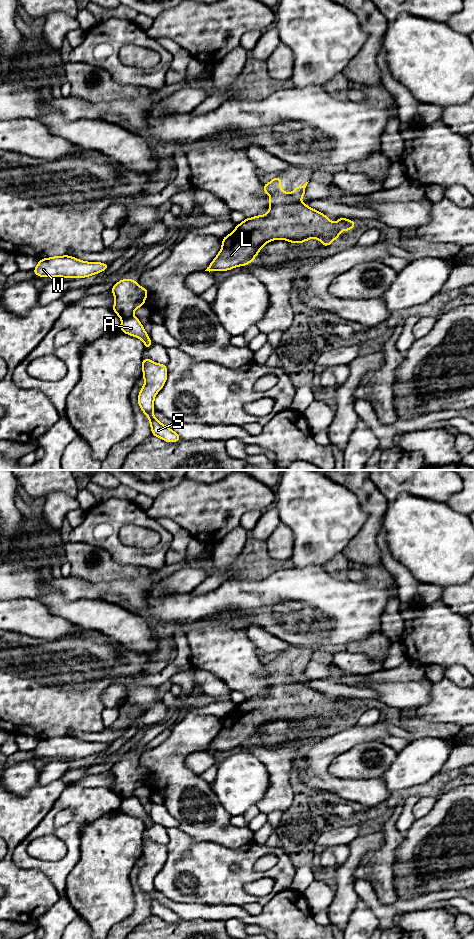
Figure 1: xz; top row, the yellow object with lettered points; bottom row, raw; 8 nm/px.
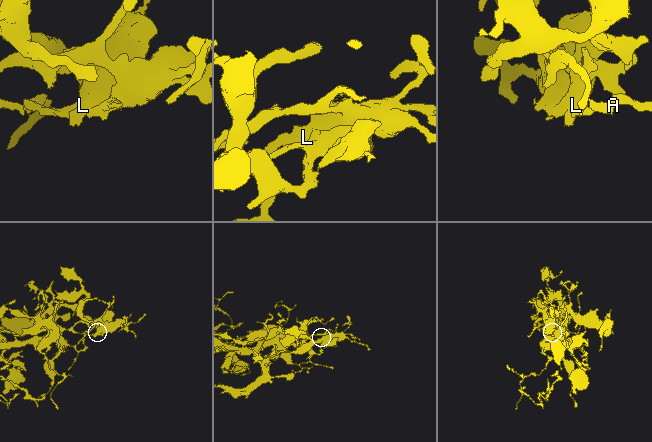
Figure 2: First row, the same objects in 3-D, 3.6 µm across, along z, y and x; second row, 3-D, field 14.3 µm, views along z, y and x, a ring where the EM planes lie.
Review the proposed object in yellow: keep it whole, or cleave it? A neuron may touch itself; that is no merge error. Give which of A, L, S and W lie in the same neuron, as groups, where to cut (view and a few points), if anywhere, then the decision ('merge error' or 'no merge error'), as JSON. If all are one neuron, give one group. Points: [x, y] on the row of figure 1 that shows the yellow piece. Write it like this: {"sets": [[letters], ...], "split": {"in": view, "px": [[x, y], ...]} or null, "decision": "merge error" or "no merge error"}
{"sets": [["A", "S", "W"], ["L"]], "split": {"in": "xz", "px": [[132, 315], [122, 320]]}, "decision": "merge error"}

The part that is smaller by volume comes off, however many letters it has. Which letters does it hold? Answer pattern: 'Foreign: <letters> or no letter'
Foreign: L

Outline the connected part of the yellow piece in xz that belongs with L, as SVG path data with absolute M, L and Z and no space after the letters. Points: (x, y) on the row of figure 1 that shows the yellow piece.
M279 175L263 185L263 192L270 195L268 213L247 218L238 224L231 234L223 238L221 250L205 271L227 271L237 266L248 265L258 255L260 249L272 240L284 239L290 243L303 243L316 238L322 242L323 247L330 245L340 236L342 230L336 223L330 221L328 216L300 201L305 196L307 184L308 182L303 186L295 186L292 193L283 192Z

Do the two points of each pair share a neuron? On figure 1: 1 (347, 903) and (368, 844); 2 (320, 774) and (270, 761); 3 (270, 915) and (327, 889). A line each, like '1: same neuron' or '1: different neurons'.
1: same neuron
2: different neurons
3: different neurons

